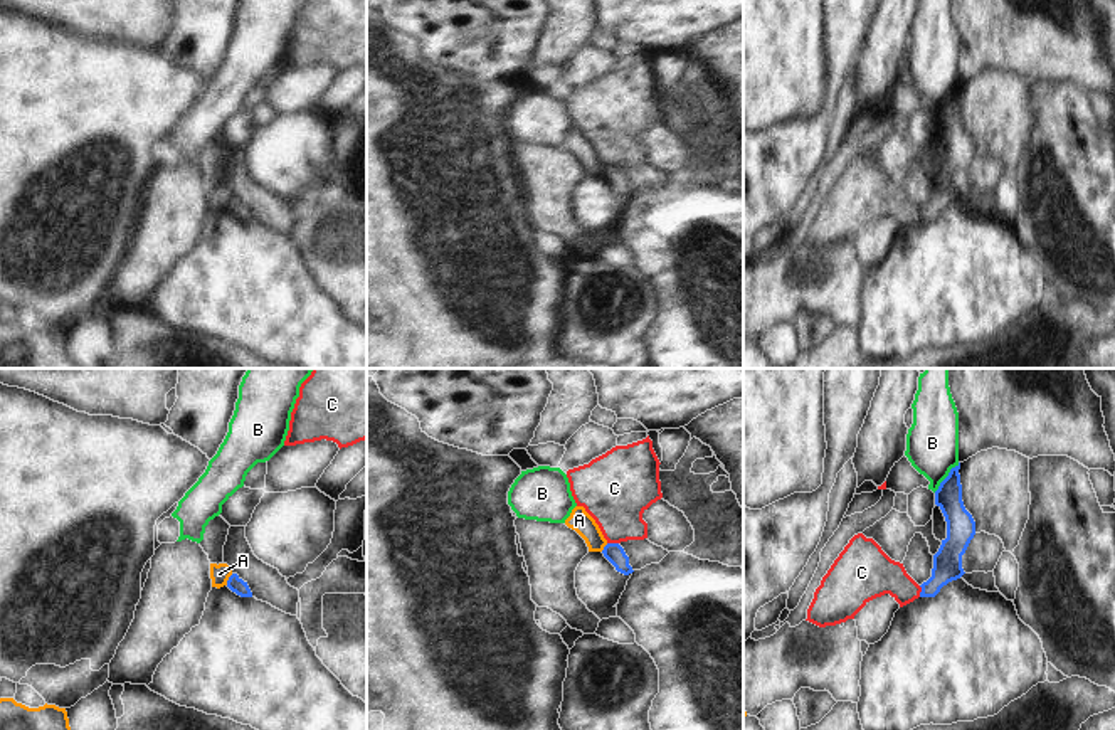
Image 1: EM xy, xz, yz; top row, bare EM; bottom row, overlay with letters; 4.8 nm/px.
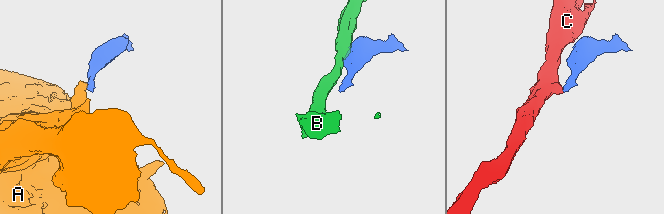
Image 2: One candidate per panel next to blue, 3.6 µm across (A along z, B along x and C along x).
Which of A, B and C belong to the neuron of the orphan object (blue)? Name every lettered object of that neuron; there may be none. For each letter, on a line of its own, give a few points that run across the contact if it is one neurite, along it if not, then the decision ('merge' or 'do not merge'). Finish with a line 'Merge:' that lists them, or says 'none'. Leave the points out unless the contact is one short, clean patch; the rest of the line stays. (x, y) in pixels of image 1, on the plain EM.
A: line xy (236, 207), (229, 202), (219, 197); merge
B: line yz (959, 86), (934, 115); do not merge
C: line xz (607, 165), (618, 167); do not merge
Merge: A

